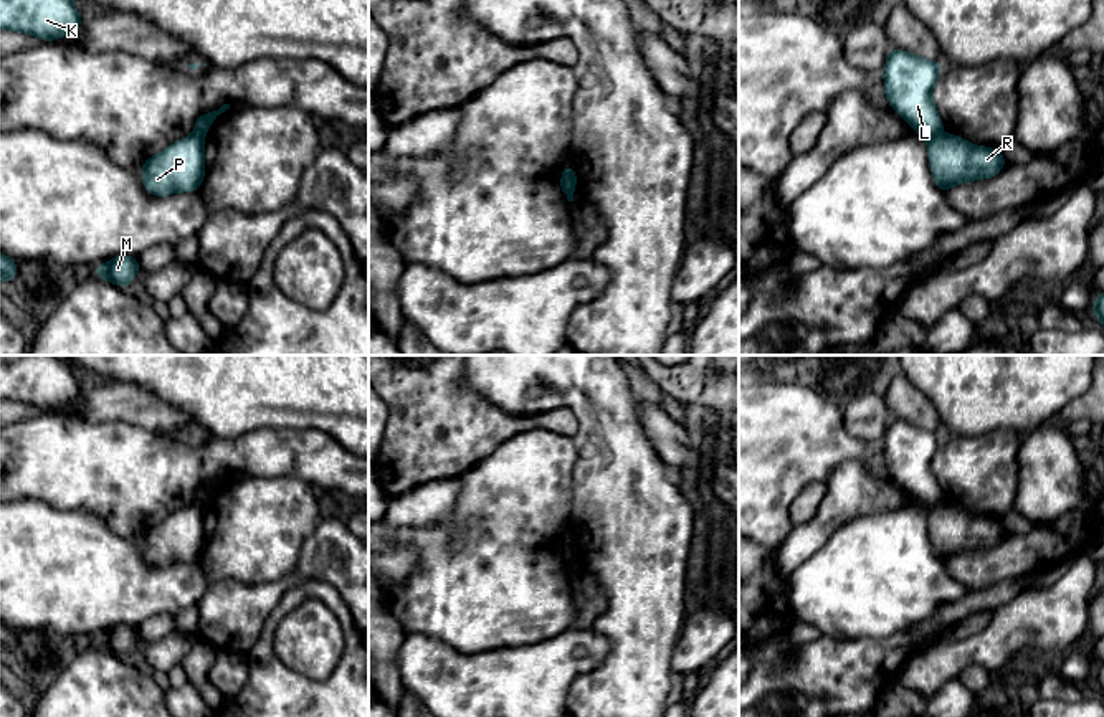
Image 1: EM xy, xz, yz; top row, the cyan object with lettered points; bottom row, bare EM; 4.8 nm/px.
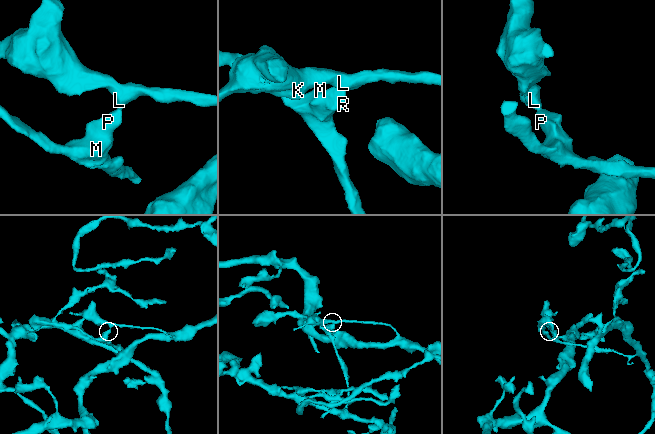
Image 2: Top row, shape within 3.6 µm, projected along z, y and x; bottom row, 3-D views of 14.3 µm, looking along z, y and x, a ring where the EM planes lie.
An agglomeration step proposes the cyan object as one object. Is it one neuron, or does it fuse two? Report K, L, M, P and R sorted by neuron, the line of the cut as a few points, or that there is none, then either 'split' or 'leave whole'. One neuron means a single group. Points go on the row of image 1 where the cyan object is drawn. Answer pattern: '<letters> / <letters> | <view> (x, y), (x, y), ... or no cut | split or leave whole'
K L / M P R | yz (941, 131), (927, 139) | split

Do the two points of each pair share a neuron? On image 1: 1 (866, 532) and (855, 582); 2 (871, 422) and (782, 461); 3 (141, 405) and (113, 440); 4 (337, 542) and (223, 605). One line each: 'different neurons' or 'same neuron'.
1: same neuron
2: different neurons
3: different neurons
4: same neuron

